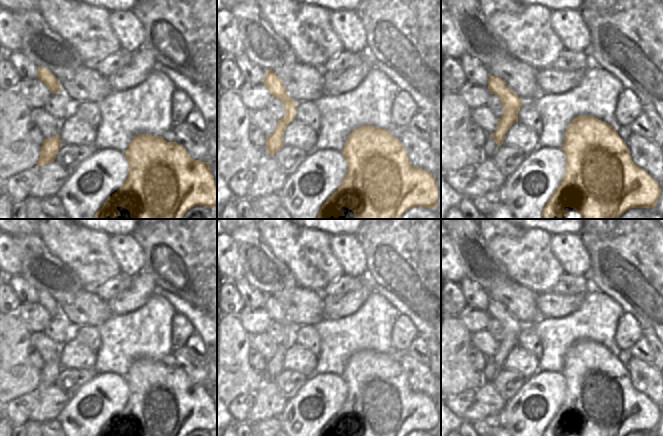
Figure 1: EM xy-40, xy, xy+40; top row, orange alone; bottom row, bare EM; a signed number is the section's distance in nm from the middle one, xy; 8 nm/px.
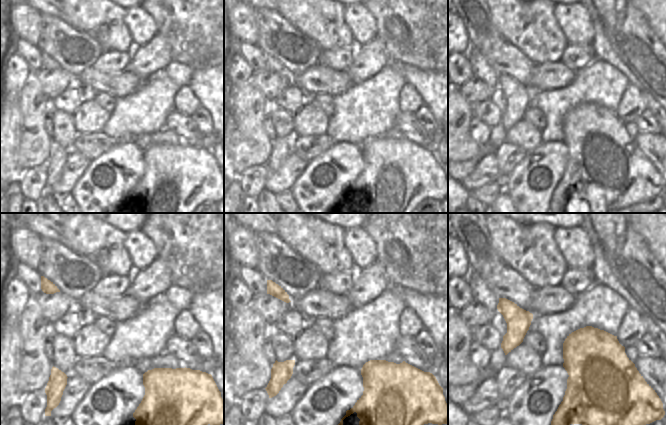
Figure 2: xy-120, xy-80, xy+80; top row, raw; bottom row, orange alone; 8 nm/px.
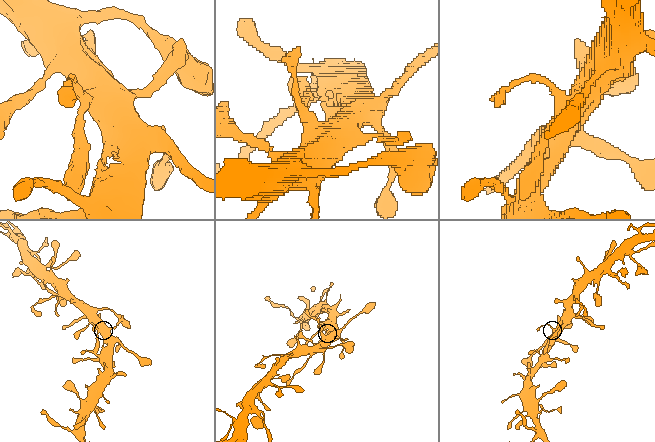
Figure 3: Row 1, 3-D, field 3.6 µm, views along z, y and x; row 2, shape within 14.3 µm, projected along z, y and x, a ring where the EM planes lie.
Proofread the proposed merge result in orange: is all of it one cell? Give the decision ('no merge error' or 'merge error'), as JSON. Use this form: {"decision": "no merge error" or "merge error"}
{"decision": "no merge error"}

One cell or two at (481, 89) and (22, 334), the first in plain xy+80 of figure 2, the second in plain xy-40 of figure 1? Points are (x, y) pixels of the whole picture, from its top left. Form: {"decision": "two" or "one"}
{"decision": "two"}

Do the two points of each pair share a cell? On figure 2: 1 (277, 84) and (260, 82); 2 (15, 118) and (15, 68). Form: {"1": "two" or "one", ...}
{"1": "one", "2": "one"}

